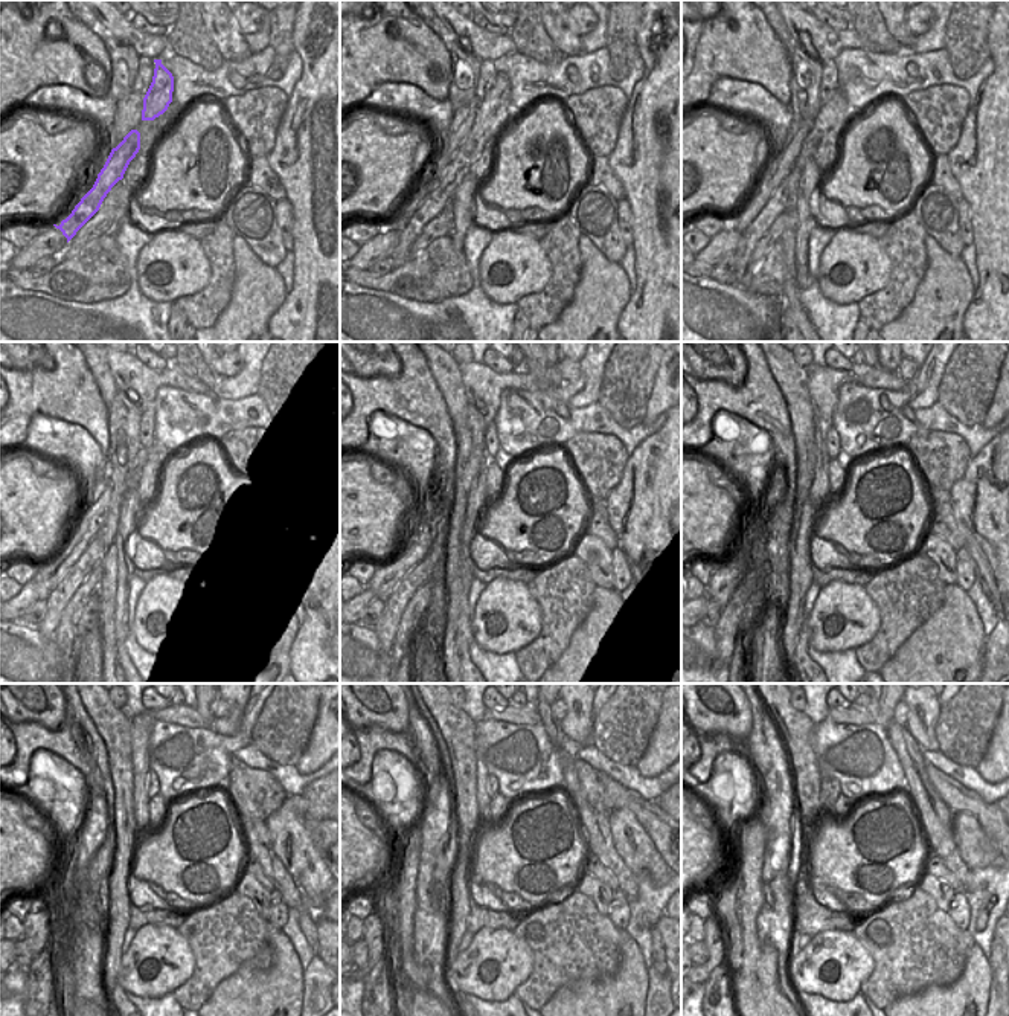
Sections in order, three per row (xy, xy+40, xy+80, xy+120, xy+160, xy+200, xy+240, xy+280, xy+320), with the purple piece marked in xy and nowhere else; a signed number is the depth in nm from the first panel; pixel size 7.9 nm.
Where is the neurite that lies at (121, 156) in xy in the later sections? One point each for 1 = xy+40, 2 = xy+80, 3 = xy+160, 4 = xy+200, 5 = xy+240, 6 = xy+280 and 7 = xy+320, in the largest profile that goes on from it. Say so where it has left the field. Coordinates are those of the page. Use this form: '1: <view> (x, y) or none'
1: xy+40 (494, 109)
2: xy+80 (834, 113)
3: xy+160 (386, 629)
4: xy+200 (726, 630)
5: xy+240 (38, 975)
6: xy+280 (377, 990)
7: xy+320 (717, 989)

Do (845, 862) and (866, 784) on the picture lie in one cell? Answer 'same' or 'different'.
different

